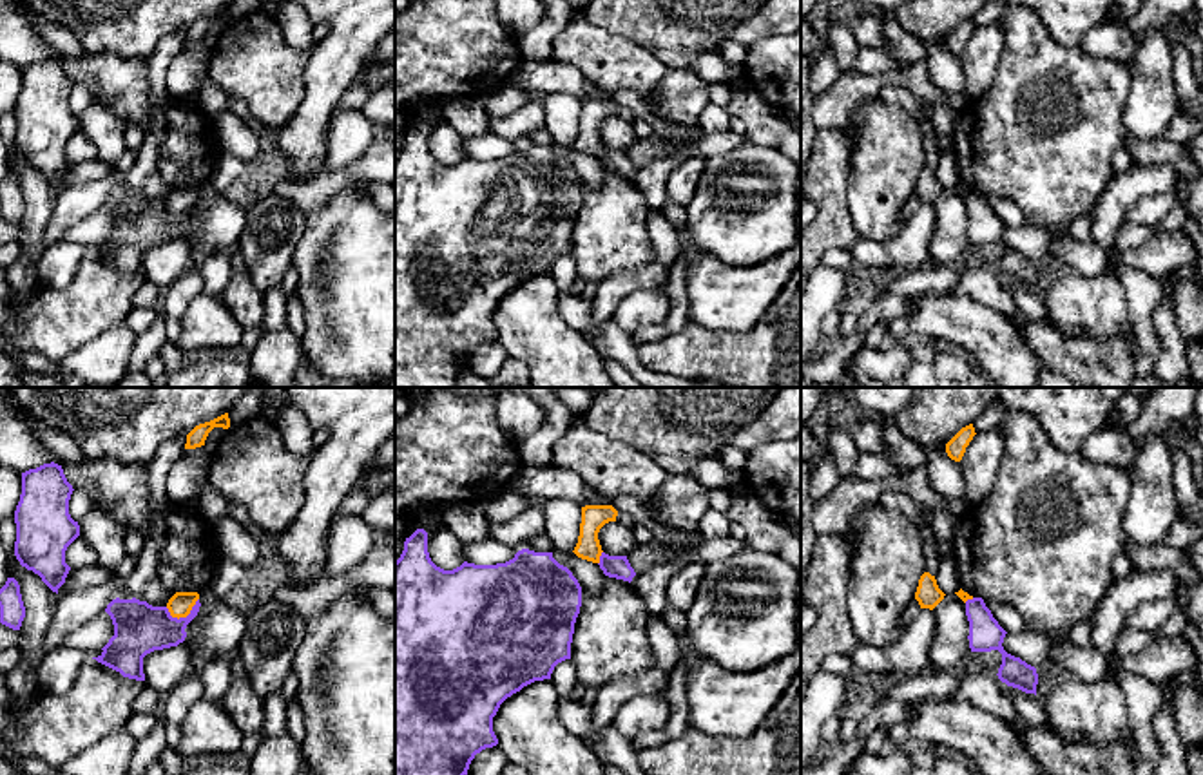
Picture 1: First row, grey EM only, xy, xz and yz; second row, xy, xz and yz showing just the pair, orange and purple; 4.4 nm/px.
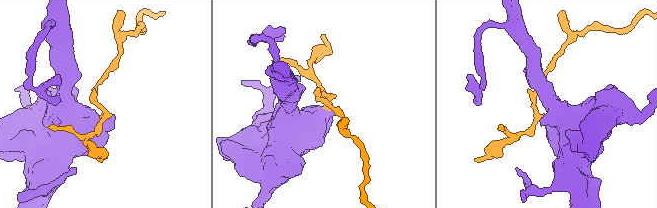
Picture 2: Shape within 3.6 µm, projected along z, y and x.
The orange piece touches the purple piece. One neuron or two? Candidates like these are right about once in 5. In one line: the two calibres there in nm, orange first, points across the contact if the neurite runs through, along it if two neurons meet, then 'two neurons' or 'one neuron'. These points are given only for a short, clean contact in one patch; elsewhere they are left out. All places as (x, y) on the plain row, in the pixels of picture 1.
110/220 nm | along xy (198, 192), (185, 210), (174, 212), (165, 201) | two neurons

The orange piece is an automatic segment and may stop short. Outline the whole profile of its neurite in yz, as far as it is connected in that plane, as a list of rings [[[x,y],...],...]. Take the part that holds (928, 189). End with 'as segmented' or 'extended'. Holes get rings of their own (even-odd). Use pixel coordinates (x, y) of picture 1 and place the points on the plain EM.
[[[924,167],[915,187],[915,194],[919,196],[920,203],[933,205],[944,194],[944,190],[946,188],[938,183],[935,170]]]; as segmented

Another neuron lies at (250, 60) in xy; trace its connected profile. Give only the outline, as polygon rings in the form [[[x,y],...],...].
[[[255,9],[230,20],[210,51],[208,78],[241,98],[254,118],[283,127],[304,100],[310,51],[286,43],[274,13]]]

